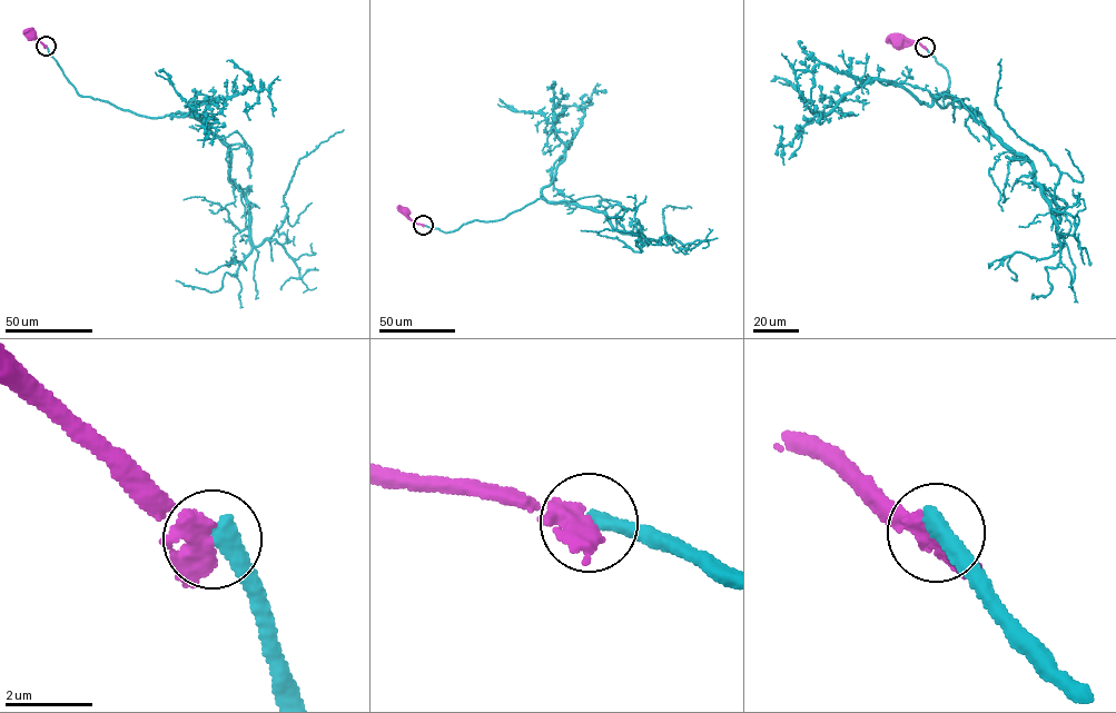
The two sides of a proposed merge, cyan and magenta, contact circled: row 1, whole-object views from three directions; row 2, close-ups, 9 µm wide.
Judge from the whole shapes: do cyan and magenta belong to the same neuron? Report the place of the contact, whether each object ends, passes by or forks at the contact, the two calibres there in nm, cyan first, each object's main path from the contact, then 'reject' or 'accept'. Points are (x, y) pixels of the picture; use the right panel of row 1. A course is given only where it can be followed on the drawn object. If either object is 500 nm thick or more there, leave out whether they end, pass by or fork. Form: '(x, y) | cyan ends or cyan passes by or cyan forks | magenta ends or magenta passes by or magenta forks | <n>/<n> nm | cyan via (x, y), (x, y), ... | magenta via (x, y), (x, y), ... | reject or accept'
(925, 47) | cyan ends | magenta passes by | 440/460 nm | cyan via (925, 47), (947, 71), (938, 105), (948, 92), (1025, 157), (1057, 223), (1058, 169), (995, 98), (1001, 59) | magenta via (925, 47), (911, 40), (896, 42) | reject

